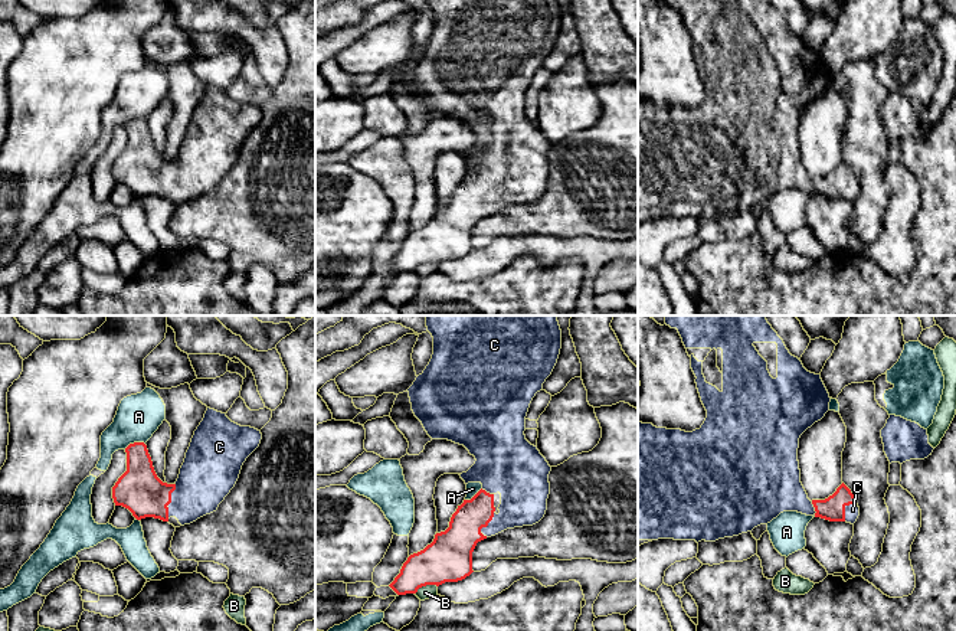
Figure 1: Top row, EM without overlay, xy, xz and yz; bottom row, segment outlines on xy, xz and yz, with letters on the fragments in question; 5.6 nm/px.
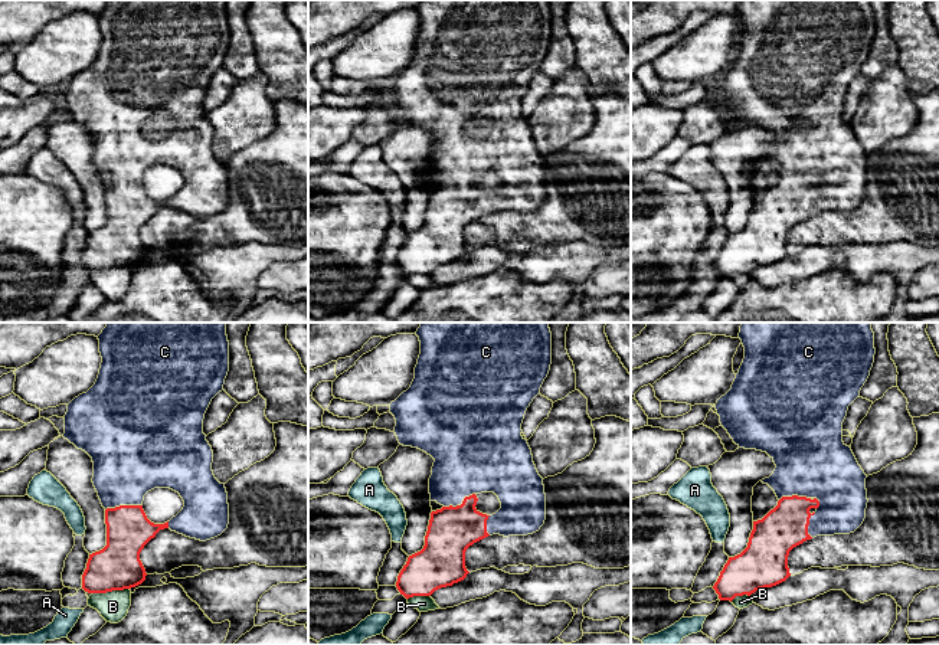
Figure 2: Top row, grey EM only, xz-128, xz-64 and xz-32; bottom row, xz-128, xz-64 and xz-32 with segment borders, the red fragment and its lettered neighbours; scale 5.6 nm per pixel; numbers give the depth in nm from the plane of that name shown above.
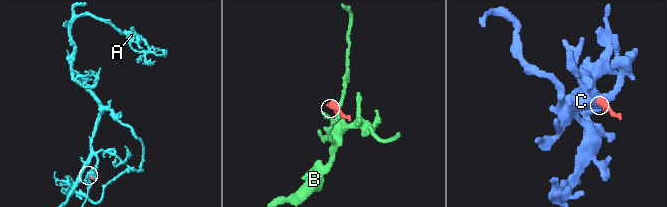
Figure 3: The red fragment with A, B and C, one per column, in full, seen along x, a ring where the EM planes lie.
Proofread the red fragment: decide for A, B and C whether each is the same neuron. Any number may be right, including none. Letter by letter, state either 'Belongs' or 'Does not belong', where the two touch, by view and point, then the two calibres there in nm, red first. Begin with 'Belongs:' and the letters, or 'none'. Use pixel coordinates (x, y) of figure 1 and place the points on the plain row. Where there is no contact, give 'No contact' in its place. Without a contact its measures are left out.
Belongs: C
A: Does not belong. Touches red at xy (134, 120). Thickness 240 nm (red) against 240 nm
B: Does not belong. Touches red at xz (425, 262). Thickness 260 nm (red) against 80 nm
C: Belongs. Touches red at xy (170, 179). Thickness 240 nm (red) against 300 nm

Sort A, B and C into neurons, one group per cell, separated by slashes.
A / B / C

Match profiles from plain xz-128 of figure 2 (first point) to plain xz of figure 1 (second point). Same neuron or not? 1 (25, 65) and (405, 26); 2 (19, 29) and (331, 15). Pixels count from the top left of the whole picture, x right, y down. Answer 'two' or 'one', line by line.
1: one
2: one

